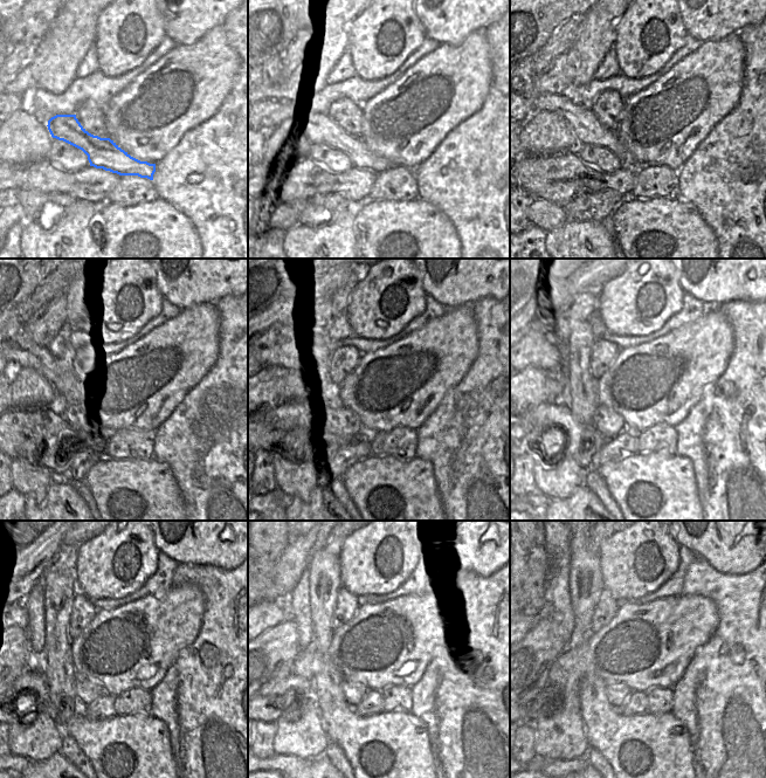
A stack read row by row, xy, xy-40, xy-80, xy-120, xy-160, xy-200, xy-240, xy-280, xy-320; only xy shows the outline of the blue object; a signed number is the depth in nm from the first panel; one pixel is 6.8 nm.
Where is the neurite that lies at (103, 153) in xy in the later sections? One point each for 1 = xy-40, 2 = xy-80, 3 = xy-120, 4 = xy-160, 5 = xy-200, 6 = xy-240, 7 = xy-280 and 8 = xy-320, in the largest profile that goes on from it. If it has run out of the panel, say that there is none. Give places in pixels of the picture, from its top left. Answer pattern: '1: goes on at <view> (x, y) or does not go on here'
1: goes on at xy-40 (326, 130)
2: goes on at xy-80 (588, 130)
3: goes on at xy-120 (21, 352)
4: goes on at xy-160 (284, 353)
5: goes on at xy-200 (544, 355)
6: goes on at xy-240 (15, 617)
7: goes on at xy-280 (278, 612)
8: goes on at xy-320 (533, 620)

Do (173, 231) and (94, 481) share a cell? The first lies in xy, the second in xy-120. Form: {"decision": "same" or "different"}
{"decision": "same"}

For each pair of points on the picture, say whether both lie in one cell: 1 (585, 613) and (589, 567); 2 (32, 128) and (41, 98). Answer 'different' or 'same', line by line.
1: same
2: different

